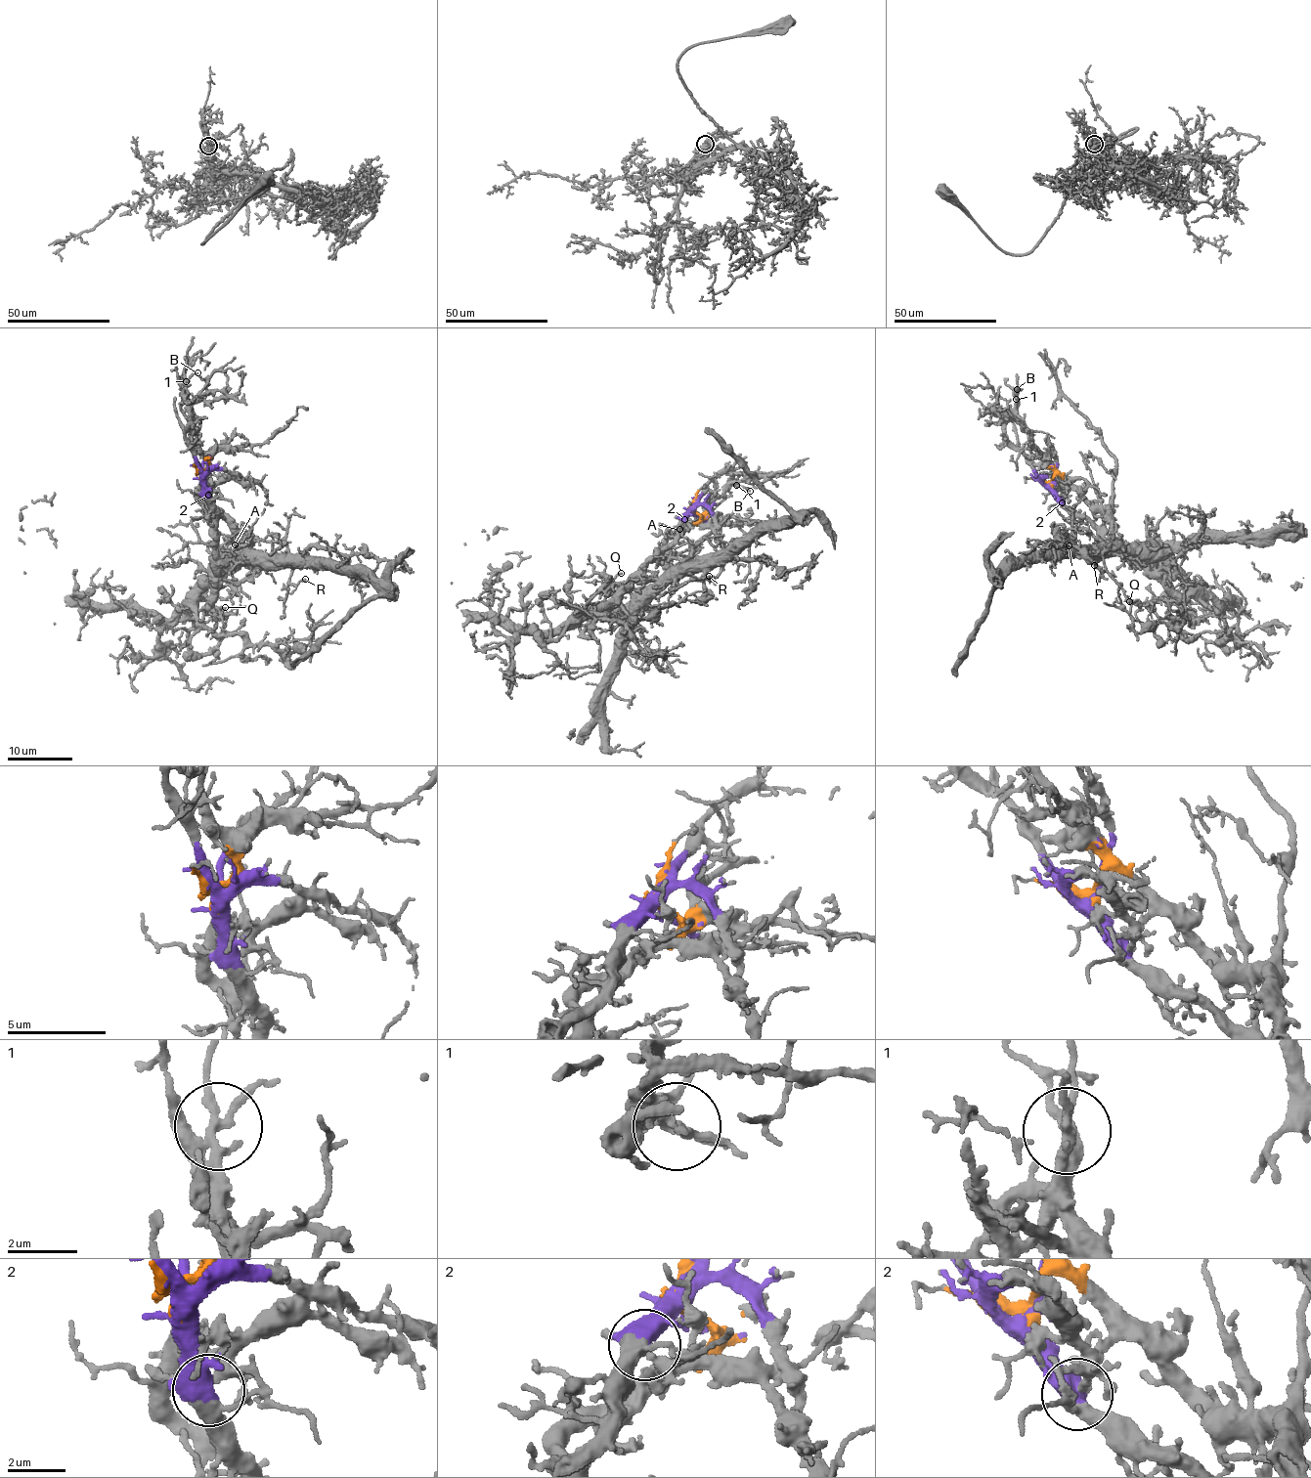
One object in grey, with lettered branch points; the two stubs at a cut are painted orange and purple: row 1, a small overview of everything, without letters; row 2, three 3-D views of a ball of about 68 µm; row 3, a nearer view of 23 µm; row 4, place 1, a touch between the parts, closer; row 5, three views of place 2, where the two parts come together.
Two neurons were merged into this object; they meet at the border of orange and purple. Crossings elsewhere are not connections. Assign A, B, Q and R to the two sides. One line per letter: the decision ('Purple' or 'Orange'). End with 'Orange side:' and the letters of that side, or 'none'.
A: Orange
B: Orange
Q: Purple
R: Orange
Orange side: A, B, R

